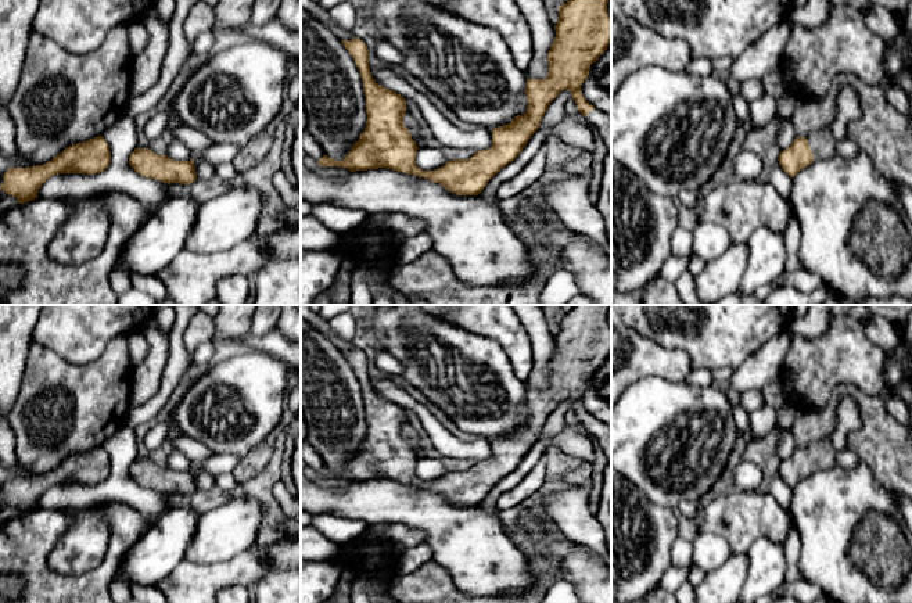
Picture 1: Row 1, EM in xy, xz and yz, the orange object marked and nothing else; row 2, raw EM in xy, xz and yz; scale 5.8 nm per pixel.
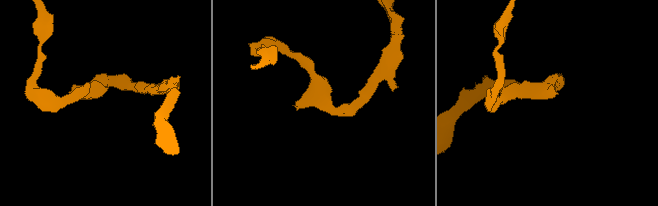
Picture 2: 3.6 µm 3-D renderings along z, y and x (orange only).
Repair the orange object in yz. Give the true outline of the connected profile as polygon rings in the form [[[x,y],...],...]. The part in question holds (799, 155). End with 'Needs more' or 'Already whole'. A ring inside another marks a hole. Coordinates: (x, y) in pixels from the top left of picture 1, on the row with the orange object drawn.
[[[830,128],[818,129],[808,137],[796,137],[790,147],[780,151],[779,165],[791,177],[815,159],[829,158],[836,154],[836,139]]]. Needs more

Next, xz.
[[[568,0],[559,7],[554,25],[556,37],[547,54],[546,79],[527,79],[528,108],[509,125],[492,132],[492,147],[477,151],[470,159],[452,159],[435,171],[421,171],[416,165],[417,144],[403,125],[406,100],[378,85],[369,67],[369,49],[363,40],[341,40],[363,80],[366,97],[366,128],[342,161],[323,155],[322,166],[340,166],[351,172],[387,168],[442,184],[457,195],[478,195],[488,182],[523,151],[550,103],[563,90],[570,90],[588,126],[611,151],[611,118],[595,108],[581,93],[590,65],[611,43],[608,0]]]. Needs more

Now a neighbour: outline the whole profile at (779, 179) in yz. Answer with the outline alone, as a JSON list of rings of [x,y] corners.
[[[779,161],[773,165],[771,175],[769,175],[769,183],[776,189],[776,191],[790,202],[790,191],[793,187],[793,177],[789,176],[782,166],[779,165]]]

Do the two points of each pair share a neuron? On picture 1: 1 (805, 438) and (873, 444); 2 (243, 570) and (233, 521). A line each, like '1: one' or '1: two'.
1: one
2: two

